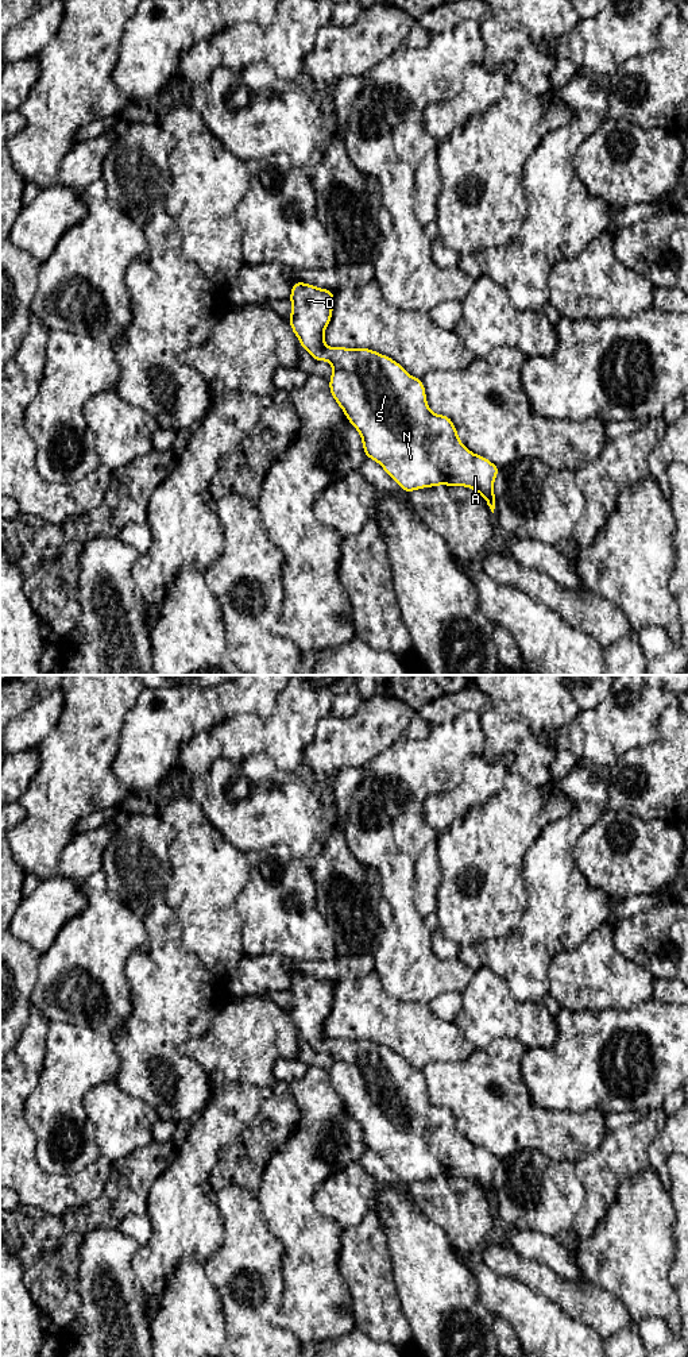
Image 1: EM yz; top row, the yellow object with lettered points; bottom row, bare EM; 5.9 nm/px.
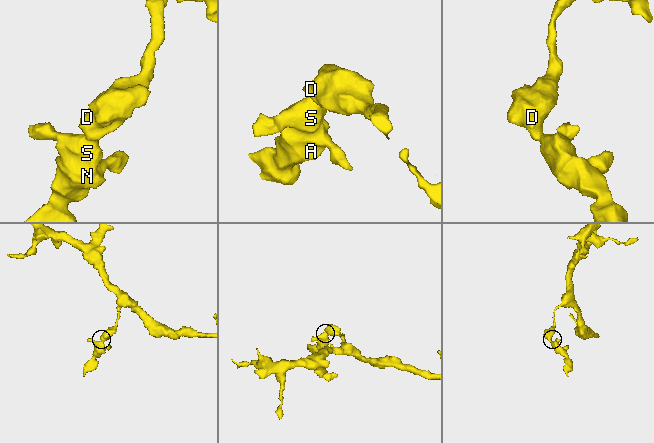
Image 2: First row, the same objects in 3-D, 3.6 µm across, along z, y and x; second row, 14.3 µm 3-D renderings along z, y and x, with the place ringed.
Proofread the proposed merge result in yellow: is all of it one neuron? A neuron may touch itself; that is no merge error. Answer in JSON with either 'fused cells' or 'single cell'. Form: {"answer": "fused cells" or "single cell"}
{"answer": "single cell"}

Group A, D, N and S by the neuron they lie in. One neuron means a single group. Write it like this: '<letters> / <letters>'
A D N S

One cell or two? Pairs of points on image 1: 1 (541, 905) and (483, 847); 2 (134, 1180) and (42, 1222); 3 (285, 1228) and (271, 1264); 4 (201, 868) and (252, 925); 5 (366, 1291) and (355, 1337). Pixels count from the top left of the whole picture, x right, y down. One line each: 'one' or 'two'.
1: two
2: one
3: two
4: two
5: two

